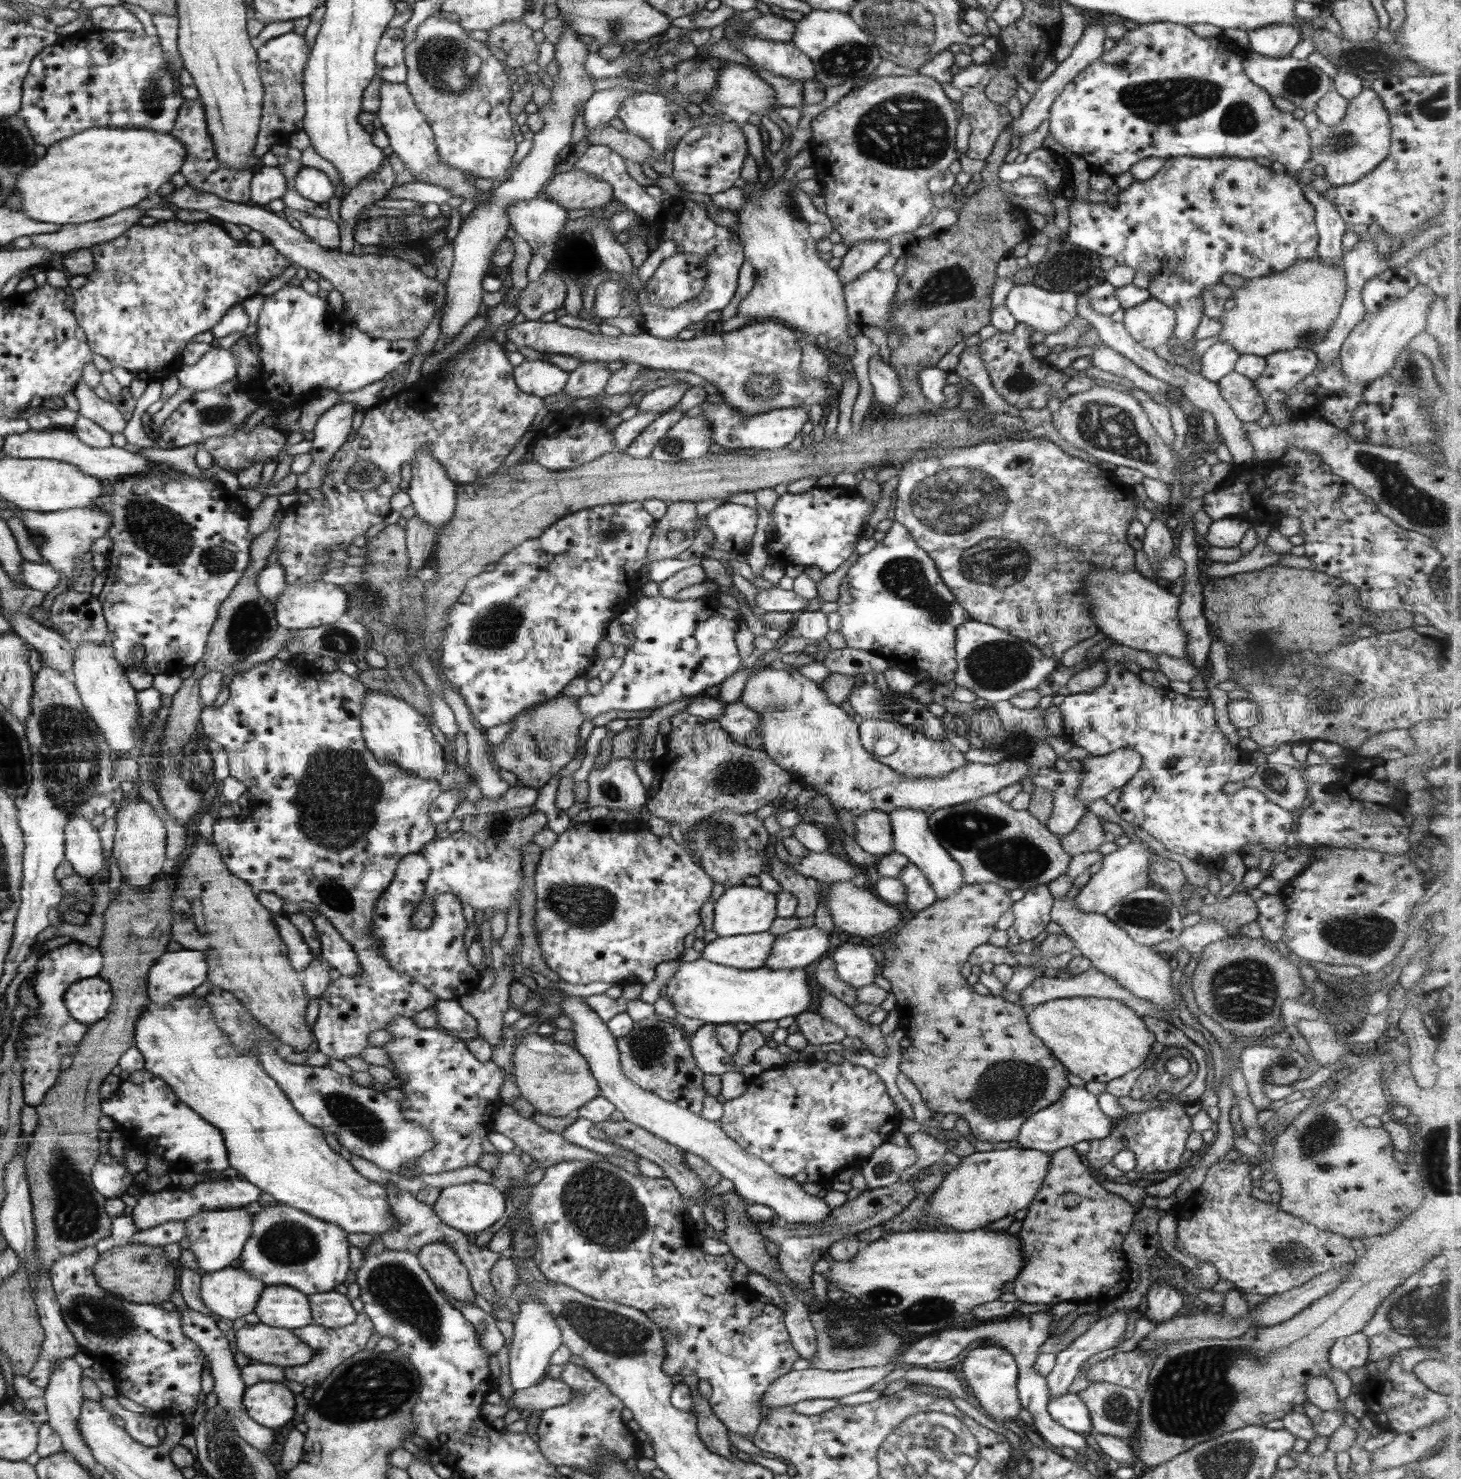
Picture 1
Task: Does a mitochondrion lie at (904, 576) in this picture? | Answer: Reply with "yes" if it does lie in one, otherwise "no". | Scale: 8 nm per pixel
yes

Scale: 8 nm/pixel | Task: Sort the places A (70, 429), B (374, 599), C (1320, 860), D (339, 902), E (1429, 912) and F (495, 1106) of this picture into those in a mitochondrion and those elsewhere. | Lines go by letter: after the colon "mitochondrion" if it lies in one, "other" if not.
A: other
B: mitochondrion
C: other
D: mitochondrion
E: other
F: other

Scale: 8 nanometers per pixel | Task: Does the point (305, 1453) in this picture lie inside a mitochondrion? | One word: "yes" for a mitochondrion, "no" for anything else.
no

